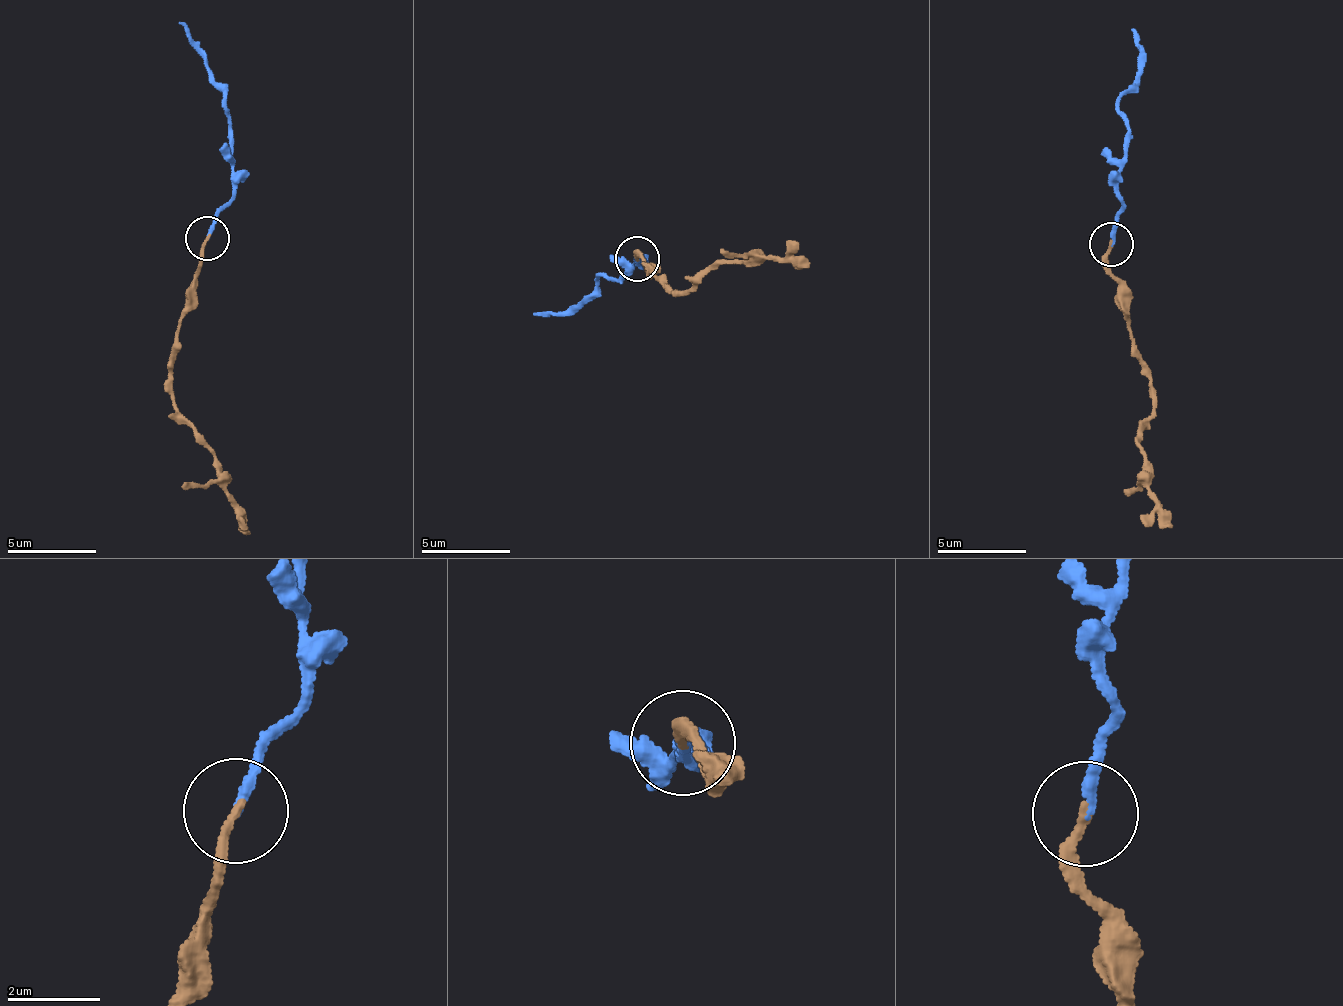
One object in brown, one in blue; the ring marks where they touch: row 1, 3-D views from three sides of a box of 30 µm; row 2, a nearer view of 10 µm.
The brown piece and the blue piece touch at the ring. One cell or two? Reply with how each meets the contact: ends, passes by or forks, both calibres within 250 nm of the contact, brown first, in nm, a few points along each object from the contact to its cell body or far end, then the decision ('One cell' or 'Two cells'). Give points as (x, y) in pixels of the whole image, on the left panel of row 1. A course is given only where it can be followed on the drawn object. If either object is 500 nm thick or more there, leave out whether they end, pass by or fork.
At the ring brown ends. At the ring blue ends. Thickness 190 nm (brown) against 200 nm. Course of brown: (208, 237), (195, 282), (193, 309), (180, 328), (171, 405), (200, 439), (229, 502), (251, 535). Course of blue: (208, 237), (223, 203), (235, 194), (229, 116), (225, 97), (208, 73), (206, 51), (180, 24). One cell

